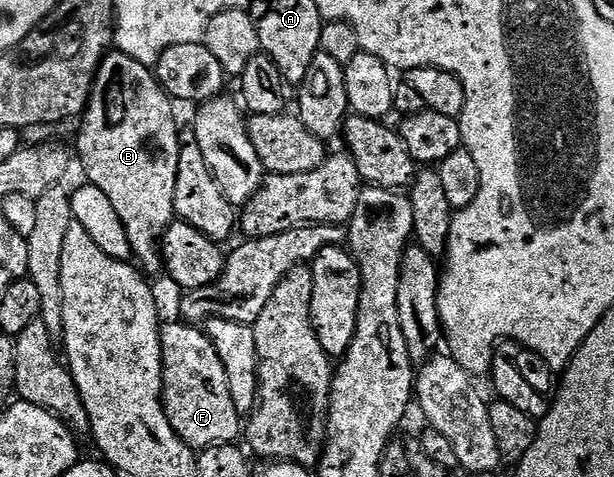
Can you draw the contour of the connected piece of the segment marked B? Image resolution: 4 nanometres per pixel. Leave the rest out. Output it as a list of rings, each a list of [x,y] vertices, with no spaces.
[[[116,49],[110,50],[97,70],[83,116],[85,124],[77,135],[77,151],[75,147],[76,158],[77,155],[81,158],[81,167],[85,170],[84,178],[107,193],[115,213],[119,213],[119,221],[123,221],[123,229],[127,229],[127,241],[131,241],[136,266],[149,277],[162,274],[161,238],[175,219],[175,177],[179,173],[179,149],[183,139],[177,136],[173,107],[174,100],[161,88],[150,68],[135,61],[135,57],[127,57]]]

